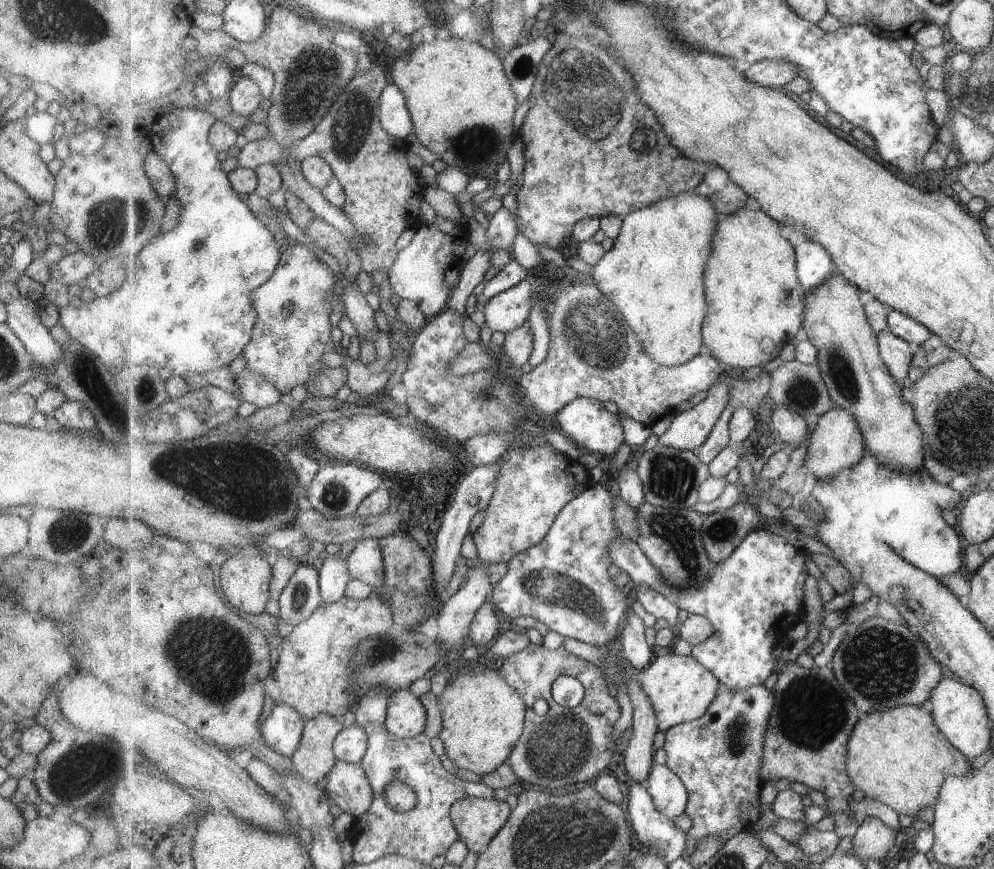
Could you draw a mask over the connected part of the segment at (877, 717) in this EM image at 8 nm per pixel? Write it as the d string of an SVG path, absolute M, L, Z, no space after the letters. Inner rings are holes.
M903 705L894 709L867 713L856 724L848 744L848 771L859 789L865 793L865 799L877 799L915 820L921 808L938 804L942 784L947 777L968 777L974 772L970 760L943 734L935 722L930 707Z

